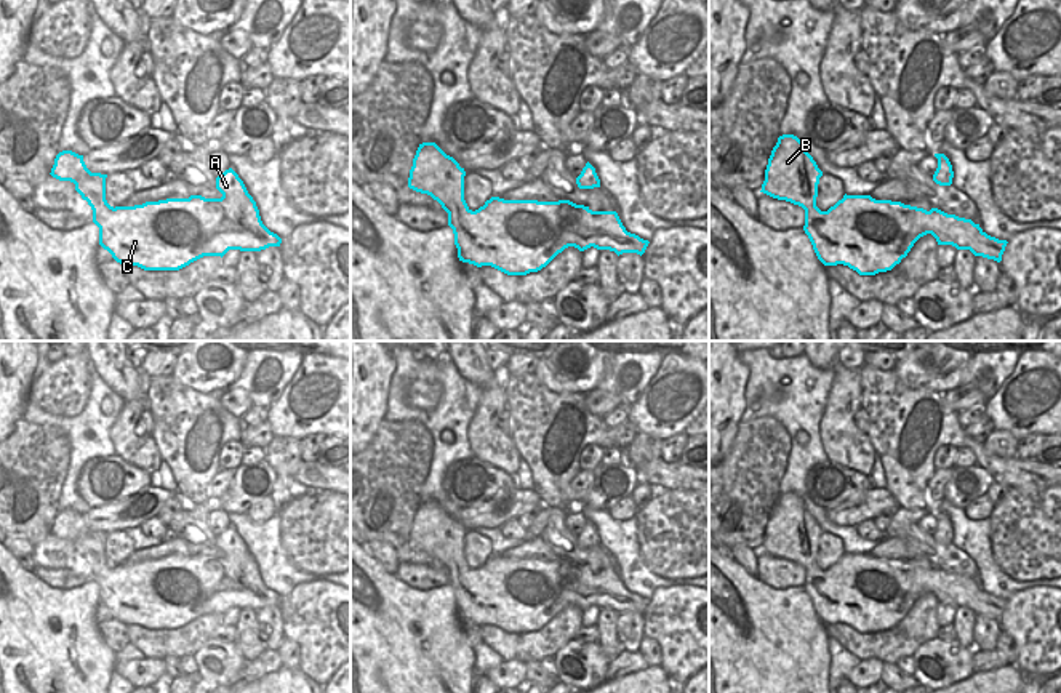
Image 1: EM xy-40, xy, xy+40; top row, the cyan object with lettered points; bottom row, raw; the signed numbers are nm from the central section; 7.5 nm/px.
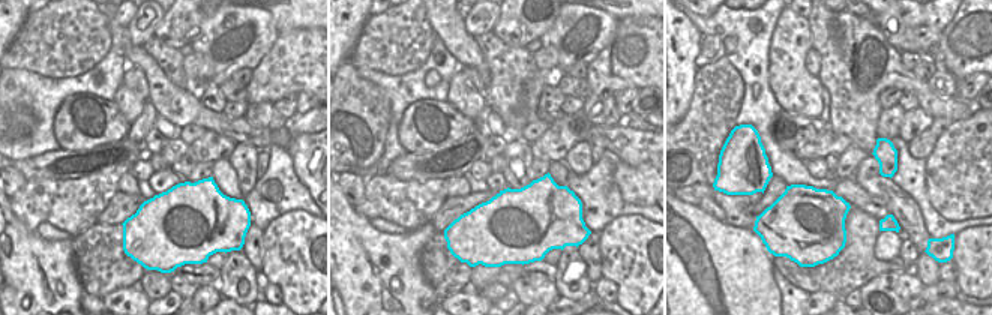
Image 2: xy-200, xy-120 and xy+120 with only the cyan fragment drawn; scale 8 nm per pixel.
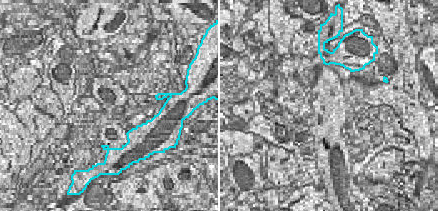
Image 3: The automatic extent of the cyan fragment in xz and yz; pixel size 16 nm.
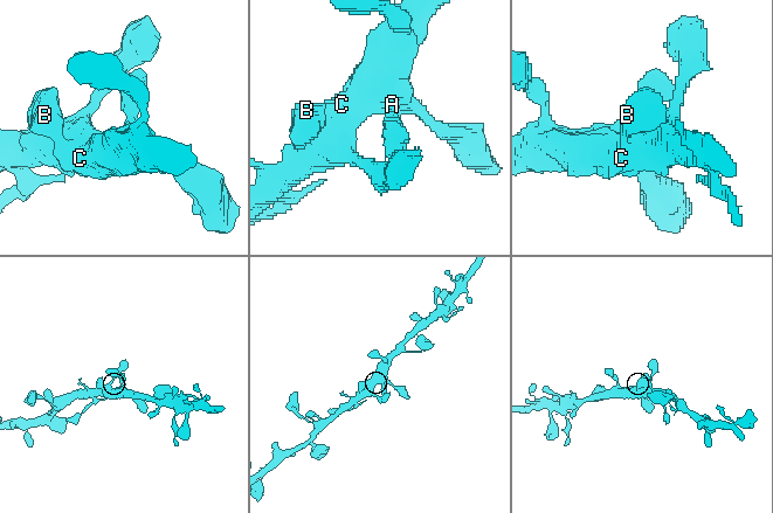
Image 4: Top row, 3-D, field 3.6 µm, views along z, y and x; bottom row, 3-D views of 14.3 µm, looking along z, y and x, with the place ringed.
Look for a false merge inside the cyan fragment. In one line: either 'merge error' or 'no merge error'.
no merge error

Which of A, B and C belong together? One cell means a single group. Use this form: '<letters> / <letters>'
A B C

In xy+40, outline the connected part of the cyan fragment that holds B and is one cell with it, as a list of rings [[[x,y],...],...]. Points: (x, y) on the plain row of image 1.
[[[794,493],[778,496],[762,543],[763,552],[805,568],[803,589],[824,624],[843,623],[859,634],[891,629],[914,602],[931,592],[938,603],[1002,619],[1007,599],[987,594],[971,578],[871,554],[843,554],[827,570],[816,565],[823,530]]]

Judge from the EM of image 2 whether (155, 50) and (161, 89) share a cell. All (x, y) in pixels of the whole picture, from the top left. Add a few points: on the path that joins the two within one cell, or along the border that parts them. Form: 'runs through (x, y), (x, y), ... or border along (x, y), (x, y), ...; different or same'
border along (141, 47), (159, 69), (176, 86), (183, 89); different

